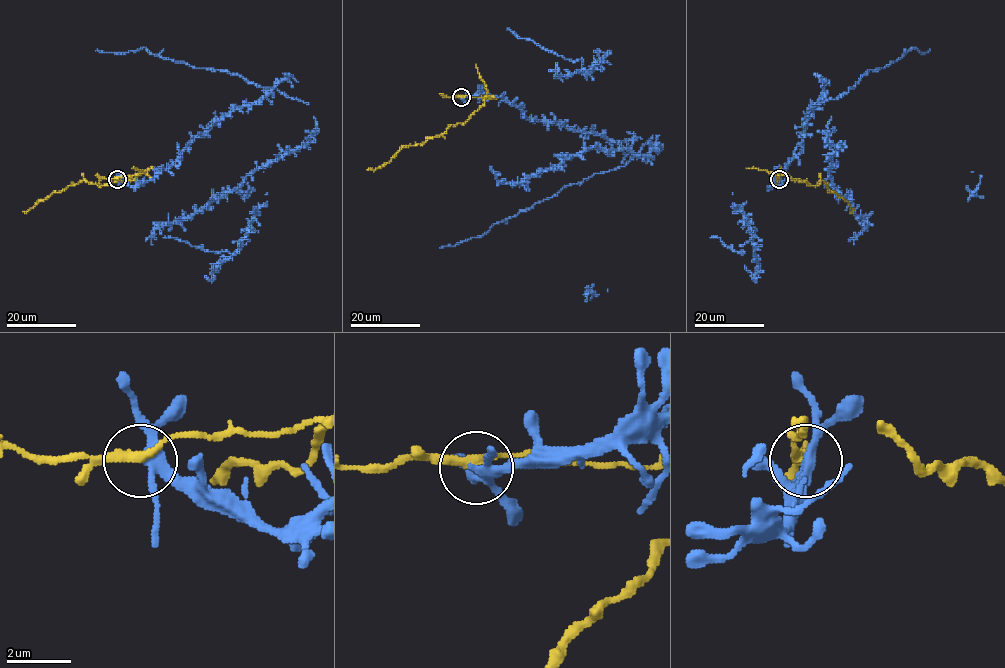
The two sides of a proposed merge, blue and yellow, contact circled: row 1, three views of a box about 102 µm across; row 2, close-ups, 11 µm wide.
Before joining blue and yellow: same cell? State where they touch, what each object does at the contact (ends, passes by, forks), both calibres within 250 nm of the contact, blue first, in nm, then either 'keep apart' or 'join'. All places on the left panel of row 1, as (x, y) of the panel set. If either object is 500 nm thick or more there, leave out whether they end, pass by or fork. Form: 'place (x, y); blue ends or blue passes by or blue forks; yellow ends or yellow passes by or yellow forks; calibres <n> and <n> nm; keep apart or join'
place (117, 179); blue forks; yellow passes by; calibres 280 and 260 nm; keep apart

